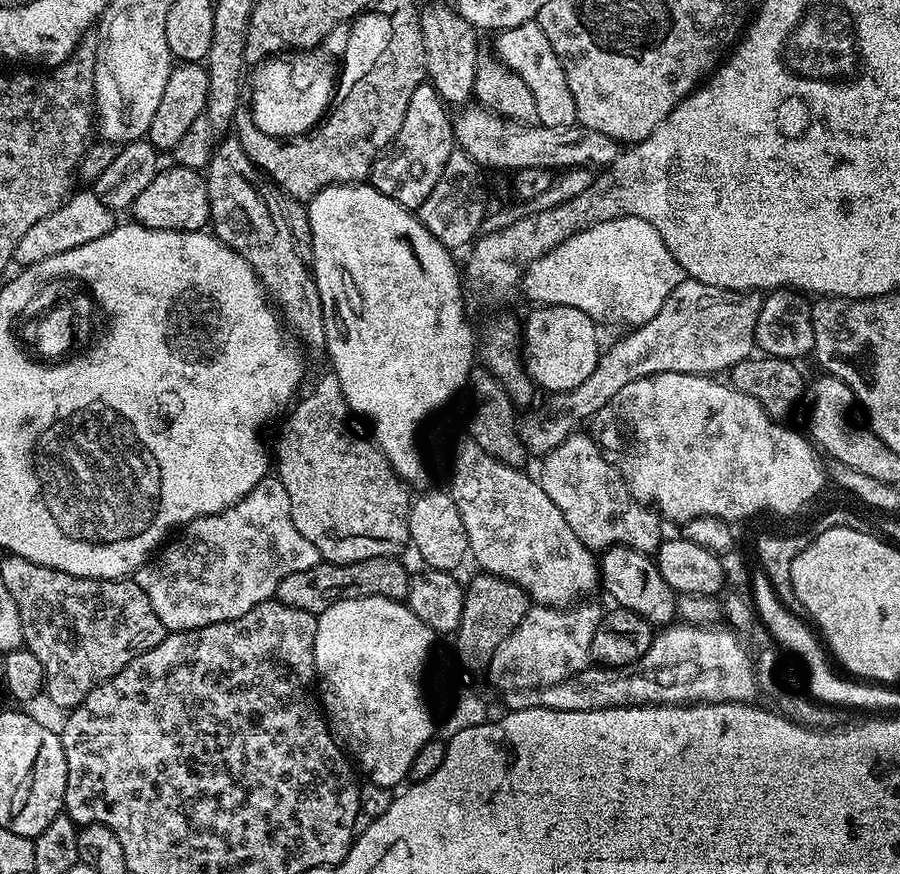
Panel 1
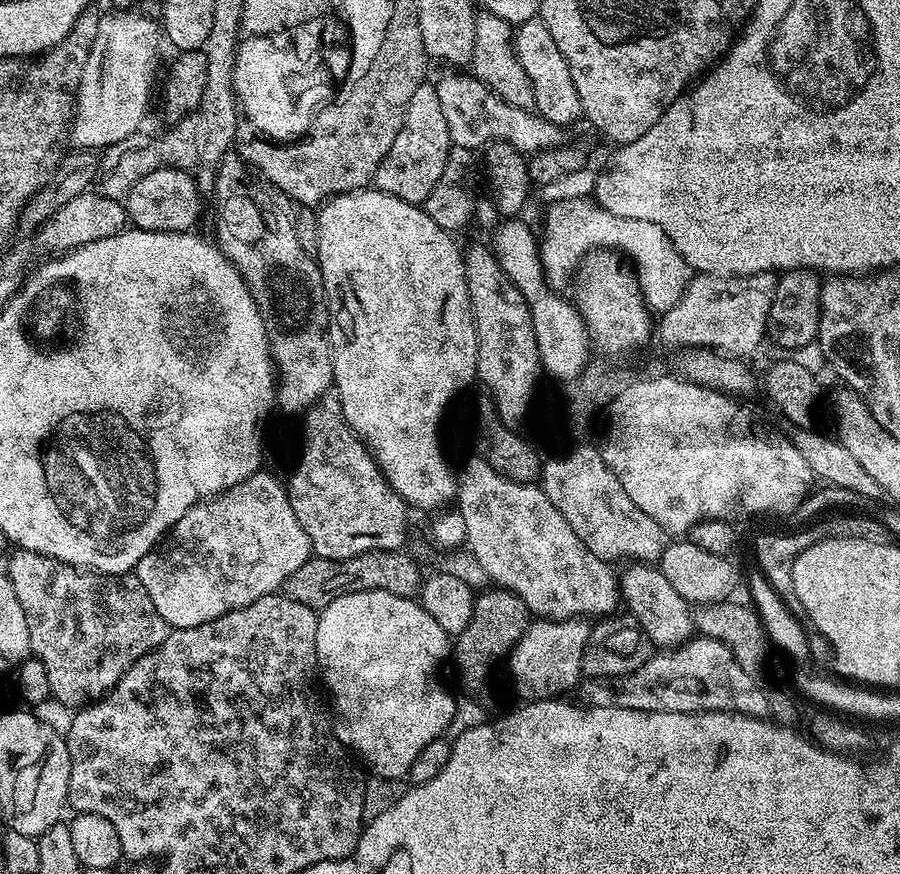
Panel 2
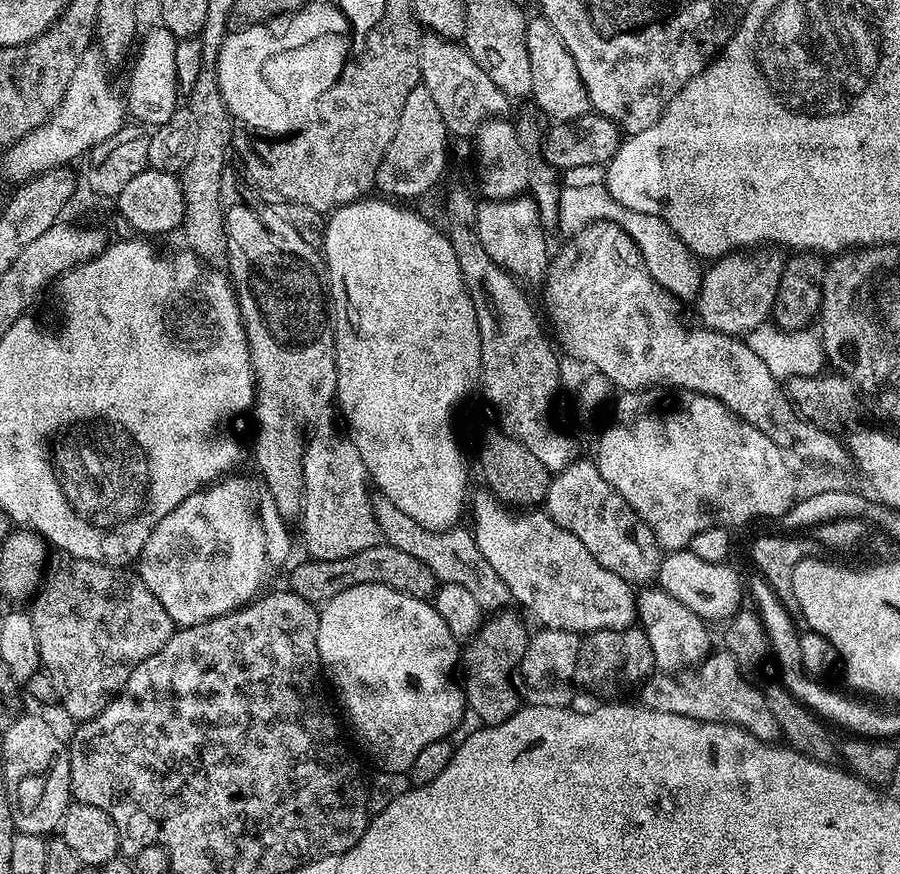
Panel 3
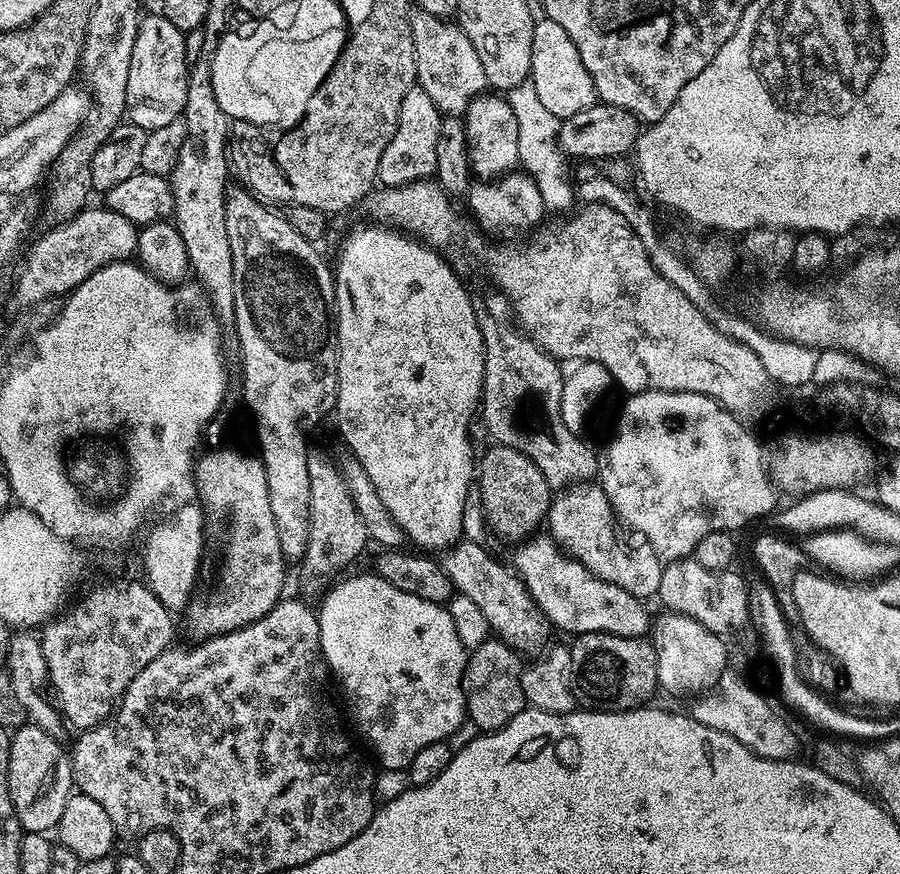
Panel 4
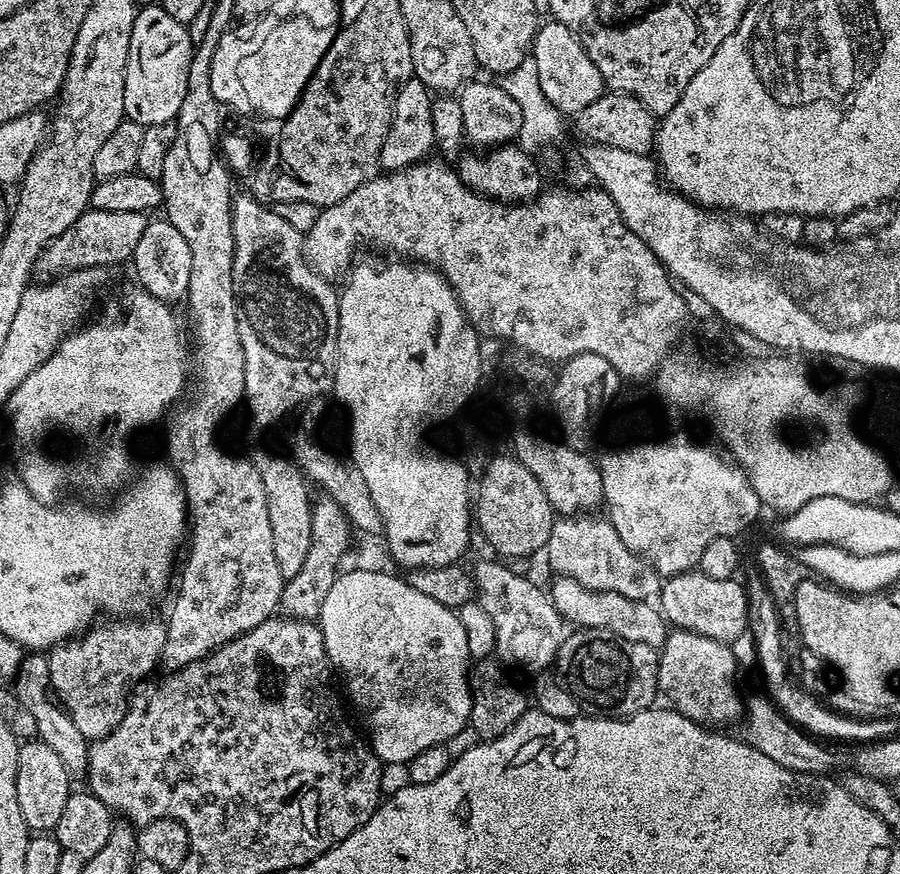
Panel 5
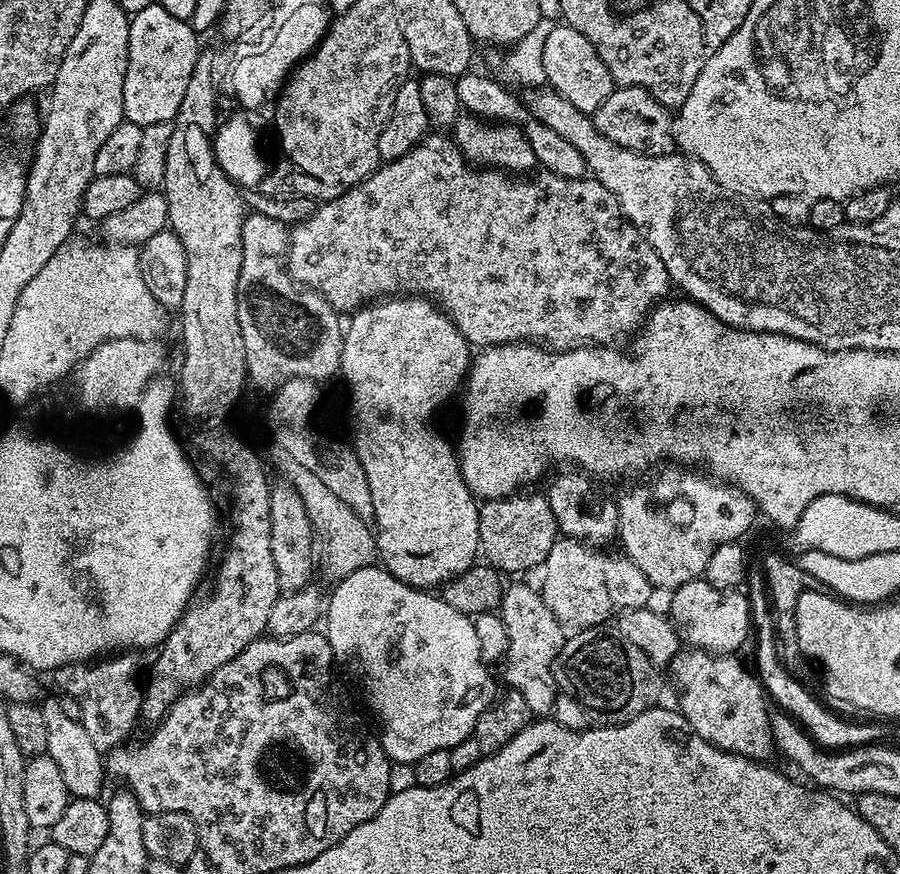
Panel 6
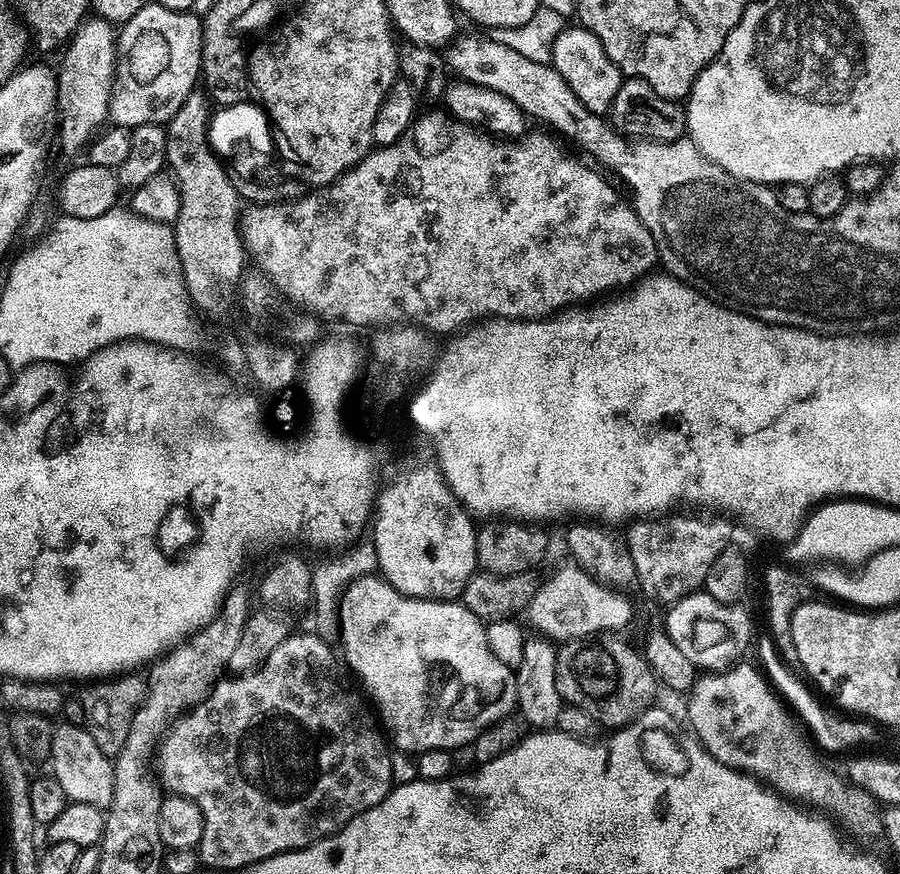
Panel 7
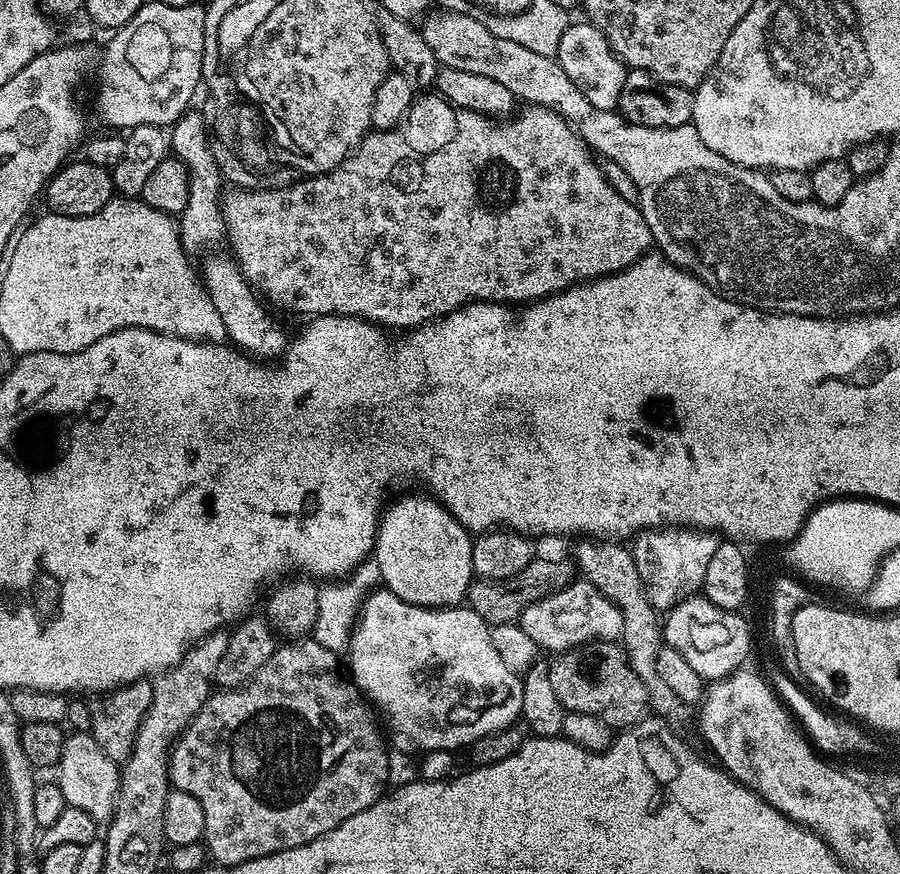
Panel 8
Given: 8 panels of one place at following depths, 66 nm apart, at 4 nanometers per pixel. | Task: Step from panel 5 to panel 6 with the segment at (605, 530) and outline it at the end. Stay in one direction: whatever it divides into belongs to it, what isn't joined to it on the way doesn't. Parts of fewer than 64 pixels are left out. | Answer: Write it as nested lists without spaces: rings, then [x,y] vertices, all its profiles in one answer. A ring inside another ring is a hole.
[[[558,538],[554,542],[554,546],[550,550],[550,554],[546,557],[542,565],[542,573],[544,572],[544,588],[542,587],[542,595],[546,606],[550,608],[554,614],[554,618],[565,626],[571,626],[573,629],[595,628],[603,625],[603,620],[608,615],[619,614],[630,608],[647,608],[650,601],[648,600],[654,595],[652,584],[646,578],[646,574],[642,574],[642,570],[638,570],[638,566],[634,566],[634,562],[629,560],[623,554],[617,556],[607,556],[607,551],[597,550],[591,544],[585,544],[583,540],[569,540],[567,538]]]

